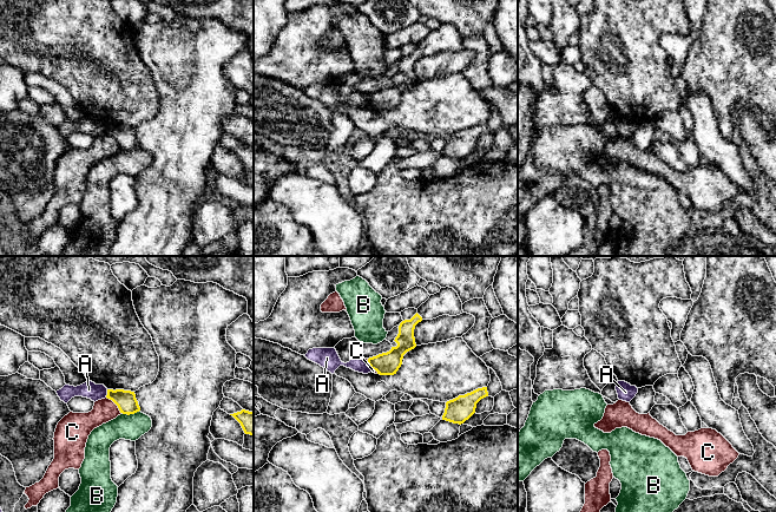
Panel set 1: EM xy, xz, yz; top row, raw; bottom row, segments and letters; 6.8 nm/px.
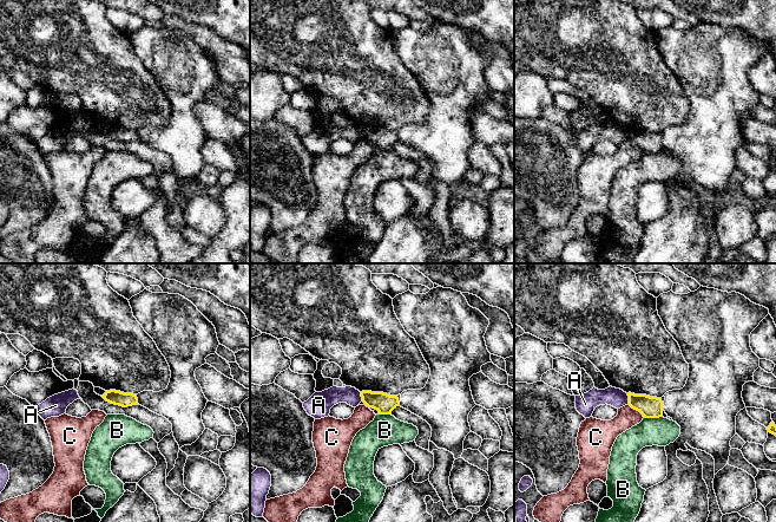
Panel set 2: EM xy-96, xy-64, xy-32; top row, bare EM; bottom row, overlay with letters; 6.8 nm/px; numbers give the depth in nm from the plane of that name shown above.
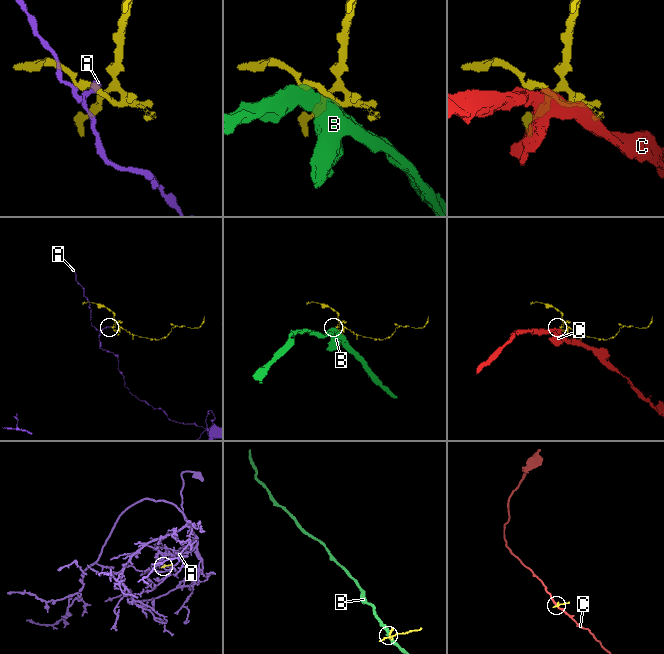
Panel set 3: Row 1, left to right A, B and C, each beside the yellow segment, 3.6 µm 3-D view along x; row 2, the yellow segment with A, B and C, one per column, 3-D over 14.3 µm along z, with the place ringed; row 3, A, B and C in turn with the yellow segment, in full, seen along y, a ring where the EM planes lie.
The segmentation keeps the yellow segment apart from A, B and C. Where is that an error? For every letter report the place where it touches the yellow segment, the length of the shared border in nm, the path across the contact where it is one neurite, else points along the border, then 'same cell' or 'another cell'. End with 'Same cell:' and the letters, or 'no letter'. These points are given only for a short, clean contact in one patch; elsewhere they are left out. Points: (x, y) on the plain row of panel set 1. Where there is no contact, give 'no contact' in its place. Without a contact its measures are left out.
A: xy (107, 129) | 60 nm | along xy (107, 125), (105, 132) | another cell
B: xy (130, 149) | 130 nm | another cell
C: xy (116, 139) | 160 nm | along xy (106, 132), (117, 142), (120, 149) | another cell
Same cell: no letter

